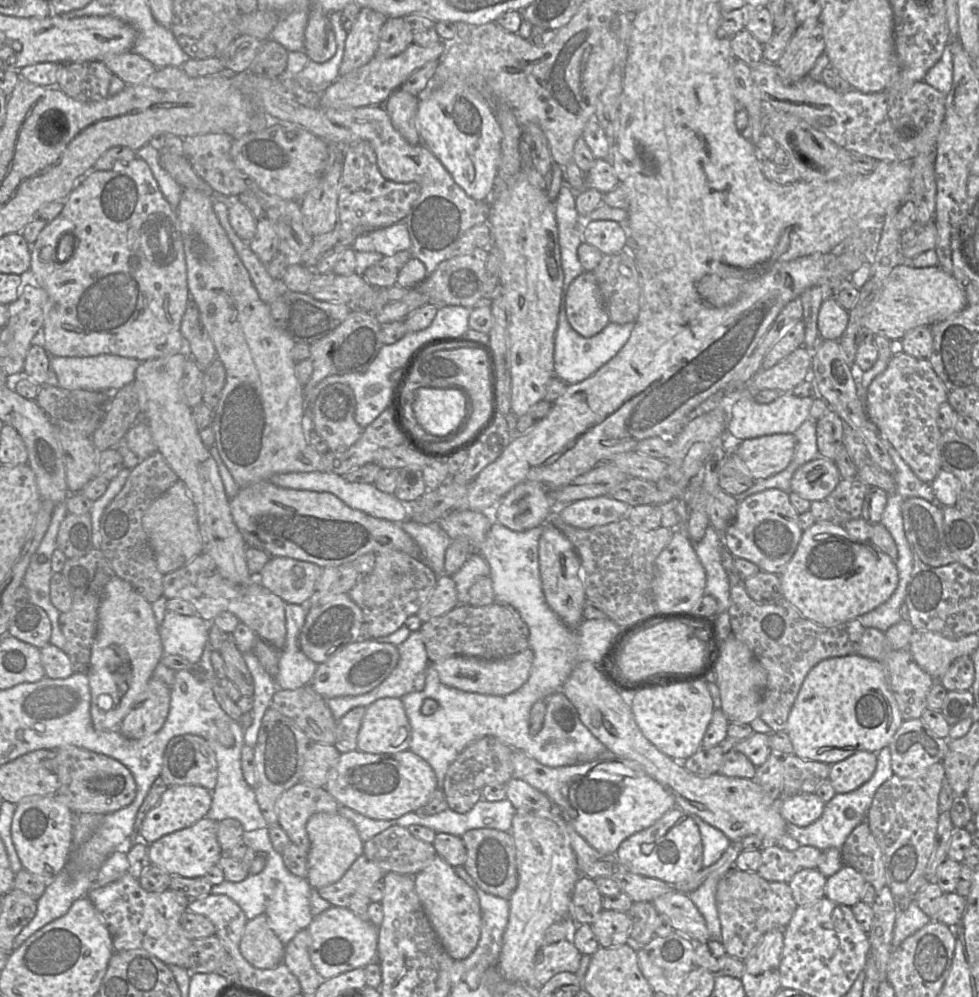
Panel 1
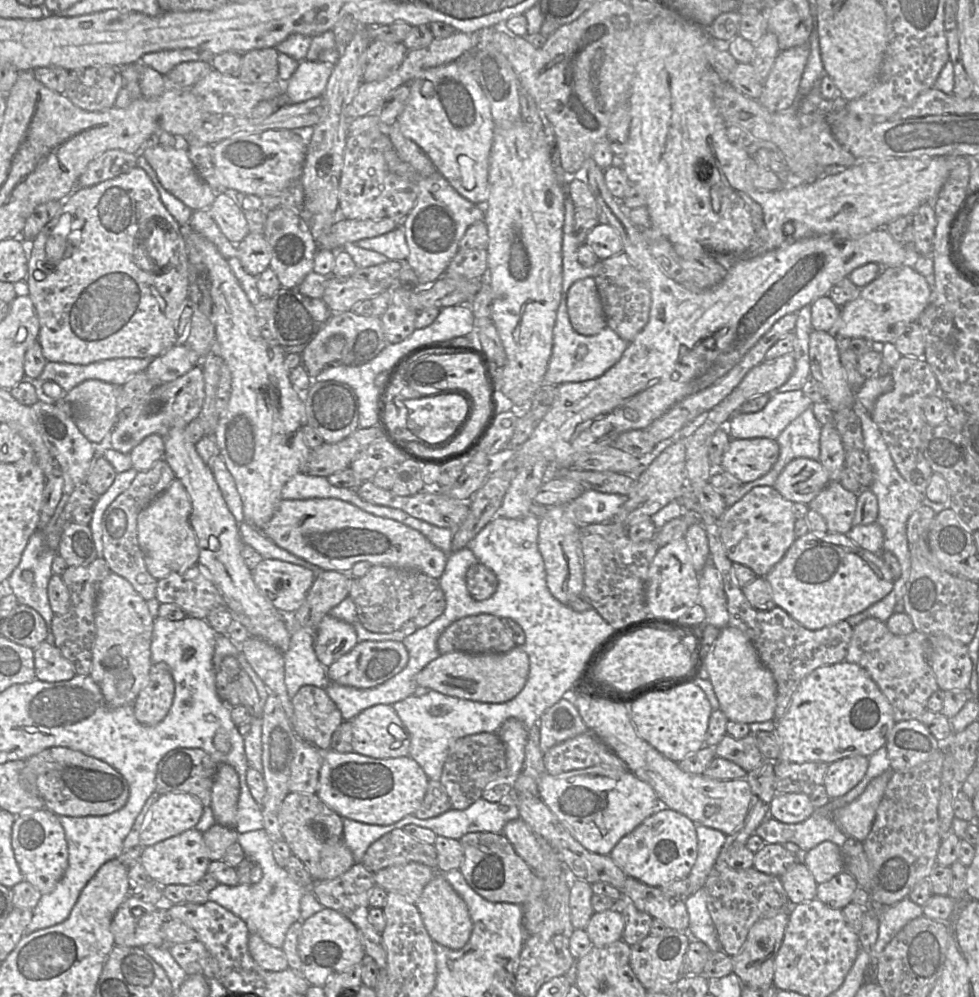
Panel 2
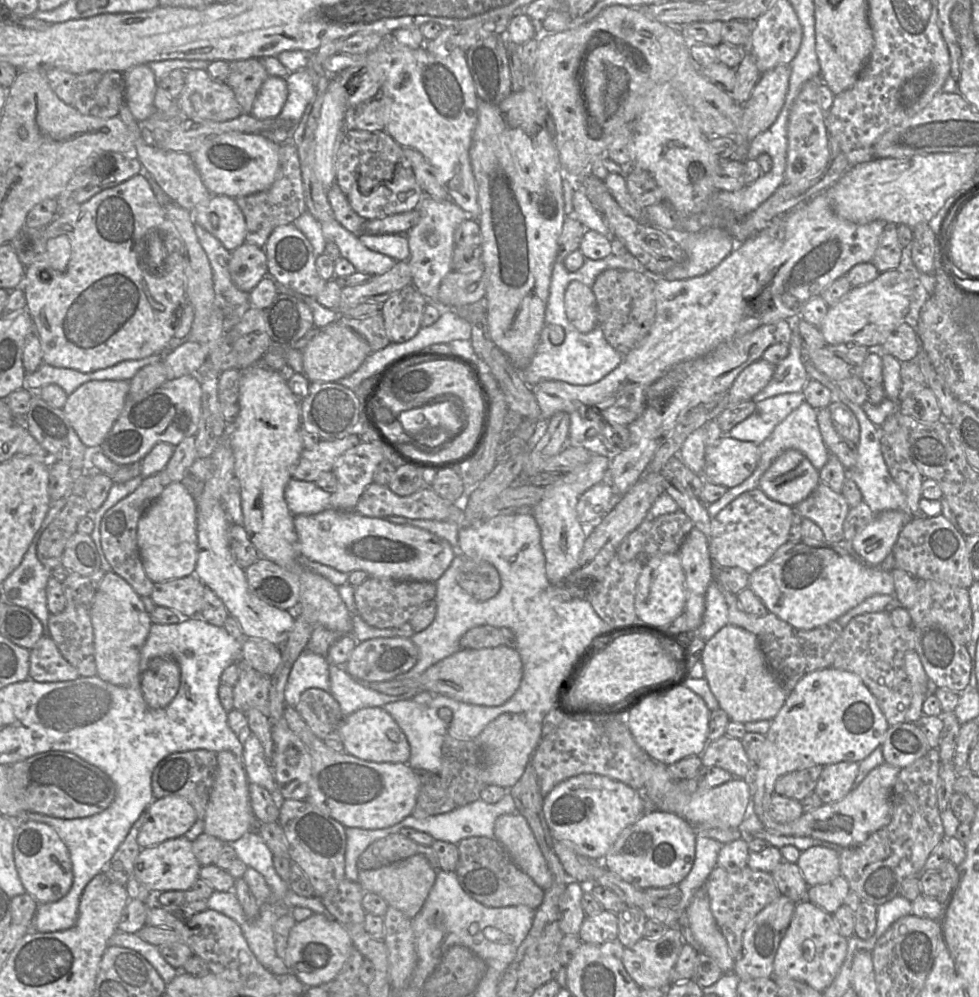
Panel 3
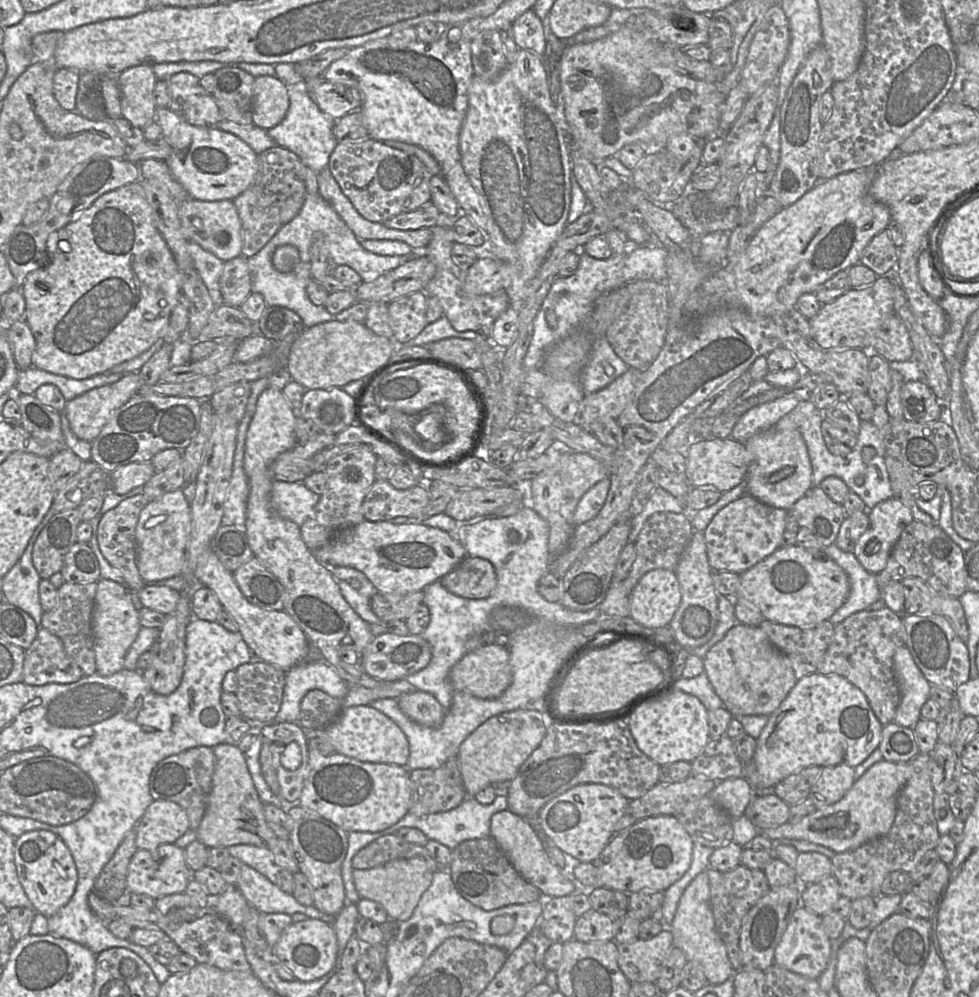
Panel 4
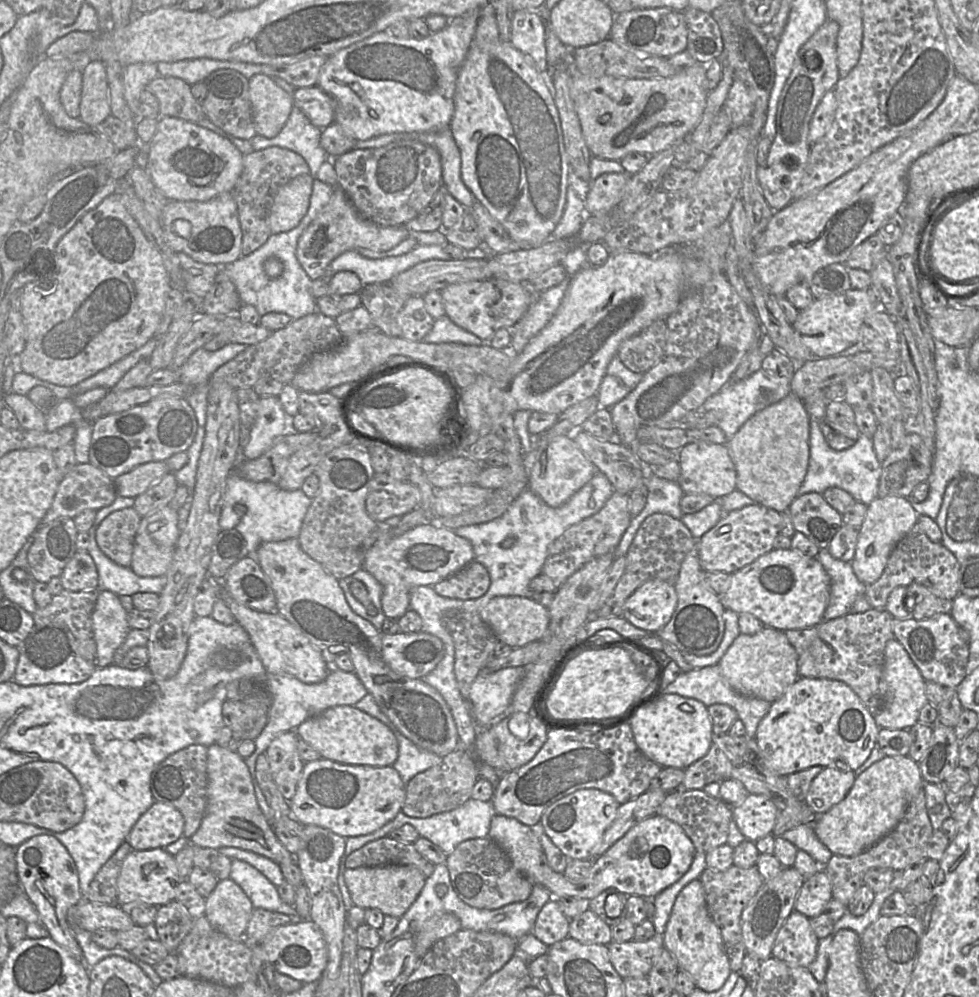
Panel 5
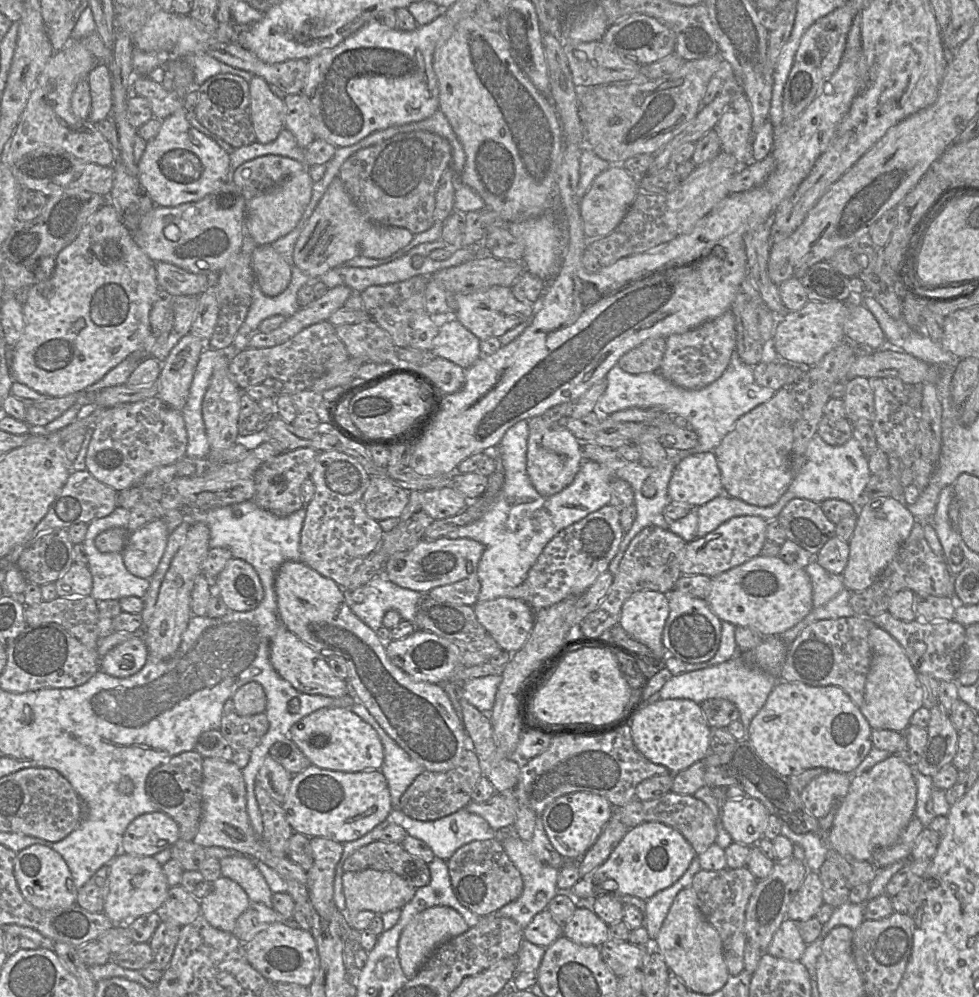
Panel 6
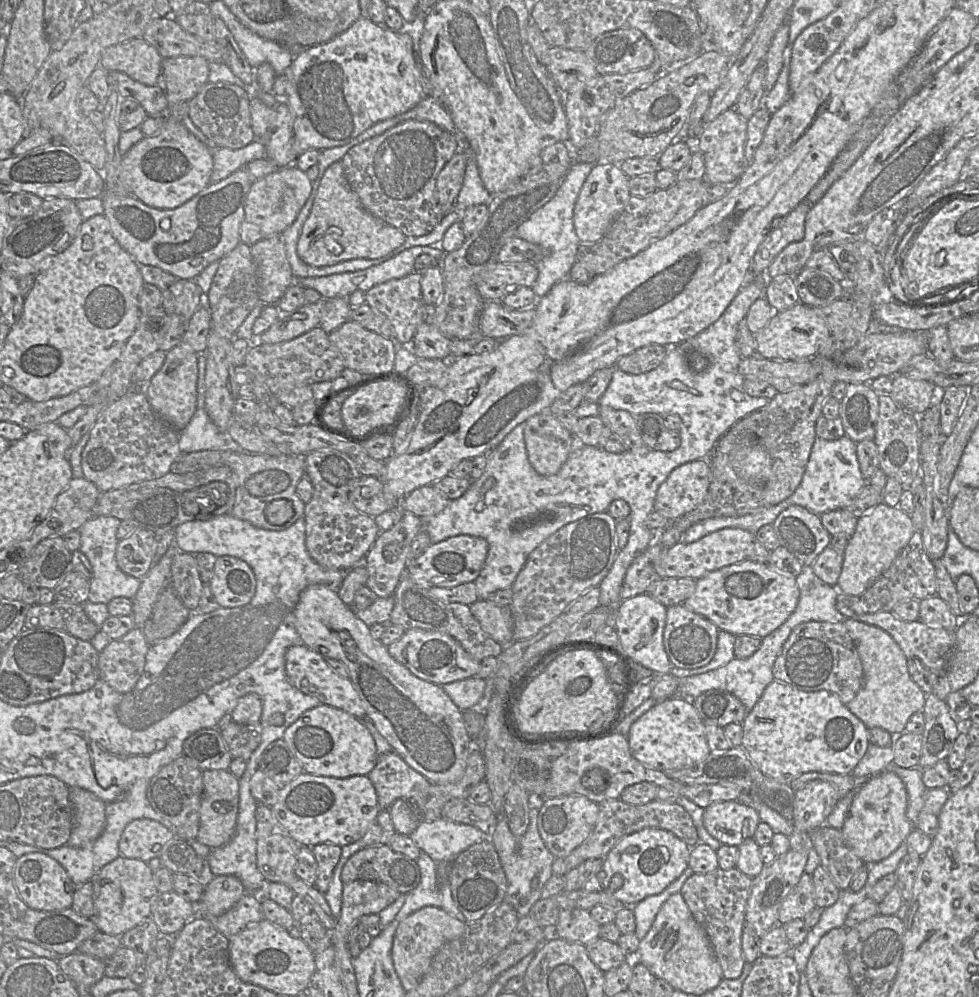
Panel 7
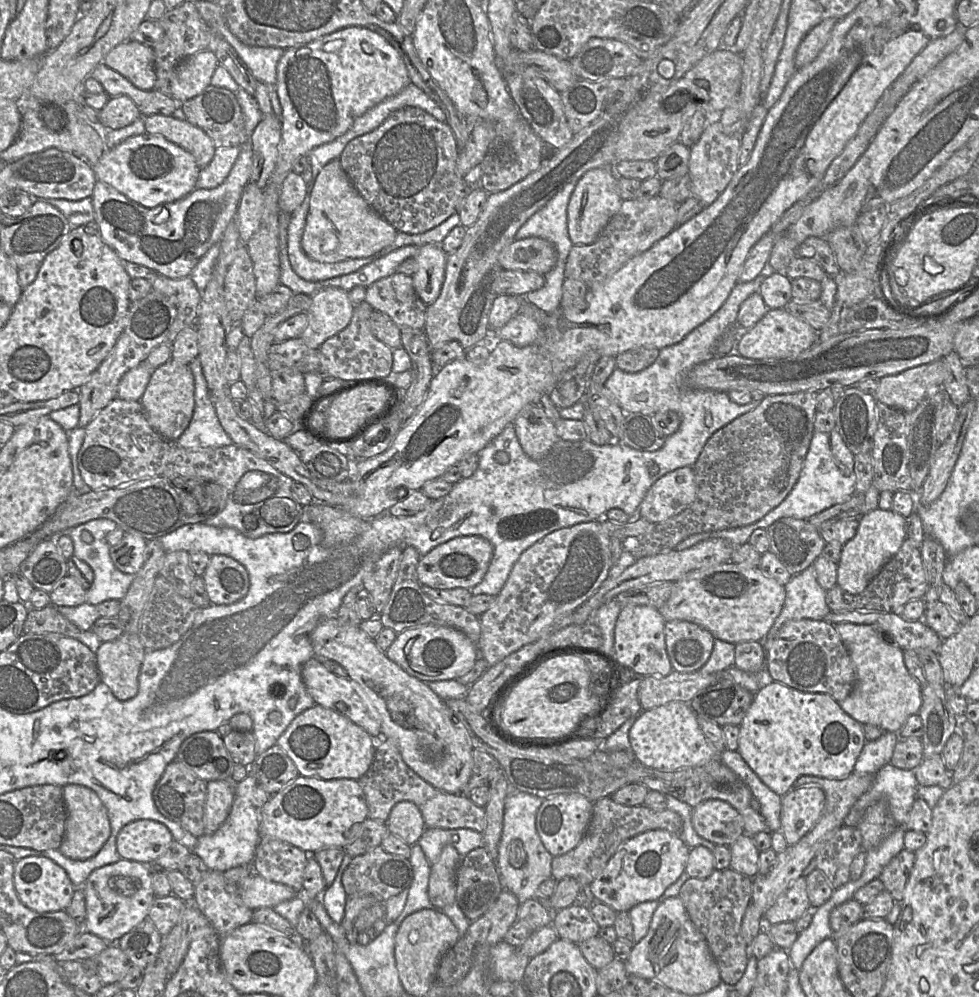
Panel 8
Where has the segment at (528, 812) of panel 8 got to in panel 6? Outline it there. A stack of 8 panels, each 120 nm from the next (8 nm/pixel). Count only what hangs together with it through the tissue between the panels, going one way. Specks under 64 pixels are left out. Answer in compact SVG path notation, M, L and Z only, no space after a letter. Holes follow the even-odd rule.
M541 815L537 816L537 821L534 827L533 837L530 841L522 840L515 830L505 830L502 846L507 853L512 863L519 870L524 888L520 897L493 914L495 916L506 917L514 920L521 928L526 928L532 921L534 916L544 911L550 901L559 892L557 888L557 880L559 870L566 864L566 862L574 862L579 860L567 860L552 846L541 820Z

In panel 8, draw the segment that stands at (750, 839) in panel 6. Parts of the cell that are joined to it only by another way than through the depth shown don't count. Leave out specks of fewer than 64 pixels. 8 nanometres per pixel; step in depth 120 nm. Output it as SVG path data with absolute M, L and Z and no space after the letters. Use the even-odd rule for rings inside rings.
M707 799L692 807L691 822L700 837L715 845L730 846L744 834L742 816L720 799Z

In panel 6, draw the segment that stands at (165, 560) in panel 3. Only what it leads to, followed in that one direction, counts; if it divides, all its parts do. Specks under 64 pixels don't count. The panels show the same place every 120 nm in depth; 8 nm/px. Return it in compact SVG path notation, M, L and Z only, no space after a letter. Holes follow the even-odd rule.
M161 518L129 533L121 552L126 569L136 577L150 579L164 553L169 534Z

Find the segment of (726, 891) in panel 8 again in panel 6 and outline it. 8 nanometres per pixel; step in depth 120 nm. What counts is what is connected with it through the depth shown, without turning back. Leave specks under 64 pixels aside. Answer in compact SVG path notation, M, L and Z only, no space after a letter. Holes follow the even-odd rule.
M741 867L715 871L701 869L694 875L691 884L698 898L700 911L720 935L725 963L731 976L744 970L744 950L747 943L745 914L757 883L758 879L753 873L747 867Z

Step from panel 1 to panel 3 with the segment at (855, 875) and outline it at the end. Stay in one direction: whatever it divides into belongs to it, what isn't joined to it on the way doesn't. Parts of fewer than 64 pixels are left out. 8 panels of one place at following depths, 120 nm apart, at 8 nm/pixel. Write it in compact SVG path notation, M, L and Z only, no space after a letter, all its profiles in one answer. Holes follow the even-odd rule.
M839 875L830 882L808 887L806 900L833 914L843 905L849 891L848 881Z

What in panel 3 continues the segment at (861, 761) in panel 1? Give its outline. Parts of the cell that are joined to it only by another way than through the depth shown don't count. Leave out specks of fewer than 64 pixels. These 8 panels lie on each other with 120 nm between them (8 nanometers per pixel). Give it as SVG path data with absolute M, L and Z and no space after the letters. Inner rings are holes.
M841 761L824 765L814 792L823 803L841 800L853 789L858 769L859 762L853 761Z

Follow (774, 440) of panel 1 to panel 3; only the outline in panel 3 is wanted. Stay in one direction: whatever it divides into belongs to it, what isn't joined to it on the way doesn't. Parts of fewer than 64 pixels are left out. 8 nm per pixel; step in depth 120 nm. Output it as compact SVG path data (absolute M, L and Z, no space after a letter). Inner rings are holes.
M723 435L712 446L706 447L701 476L706 482L731 489L751 476L758 461L759 445Z

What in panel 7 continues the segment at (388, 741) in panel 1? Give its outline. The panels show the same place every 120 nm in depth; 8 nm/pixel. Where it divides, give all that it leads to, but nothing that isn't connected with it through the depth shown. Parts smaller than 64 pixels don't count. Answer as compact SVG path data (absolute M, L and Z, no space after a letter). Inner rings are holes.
M323 703L304 712L286 729L283 739L301 762L304 772L315 775L337 778L368 775L379 757L375 740L362 720Z

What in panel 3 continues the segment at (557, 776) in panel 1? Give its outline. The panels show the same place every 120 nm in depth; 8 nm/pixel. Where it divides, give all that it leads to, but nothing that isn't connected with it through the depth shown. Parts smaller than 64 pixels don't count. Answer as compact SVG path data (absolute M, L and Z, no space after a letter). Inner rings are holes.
M584 773L557 784L543 799L543 813L554 840L570 844L582 856L602 860L619 835L644 813L644 796L620 781Z

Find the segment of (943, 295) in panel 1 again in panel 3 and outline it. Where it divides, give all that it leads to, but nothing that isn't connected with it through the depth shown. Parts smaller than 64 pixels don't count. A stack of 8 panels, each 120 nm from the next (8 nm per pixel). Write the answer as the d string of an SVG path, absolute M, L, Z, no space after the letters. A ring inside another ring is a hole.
M898 269L882 272L873 281L853 287L850 292L833 306L830 306L819 329L828 345L854 343L867 348L883 345L887 337L904 322L909 313L912 295L914 294L914 280L909 280Z

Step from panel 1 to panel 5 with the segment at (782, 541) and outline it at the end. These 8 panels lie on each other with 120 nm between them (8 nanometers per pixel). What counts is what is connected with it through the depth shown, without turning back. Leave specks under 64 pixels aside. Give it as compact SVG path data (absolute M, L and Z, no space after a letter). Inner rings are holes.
M760 504L729 512L697 541L702 570L734 574L774 549L781 526L782 514Z

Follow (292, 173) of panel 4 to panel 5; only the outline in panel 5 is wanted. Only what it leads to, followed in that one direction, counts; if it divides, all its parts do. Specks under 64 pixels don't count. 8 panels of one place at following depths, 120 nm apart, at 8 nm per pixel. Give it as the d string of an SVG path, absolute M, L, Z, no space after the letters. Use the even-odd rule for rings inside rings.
M273 146L243 155L242 172L232 190L242 230L241 256L251 254L271 236L268 215L276 192L293 178L309 173L310 169L304 158L286 148Z

